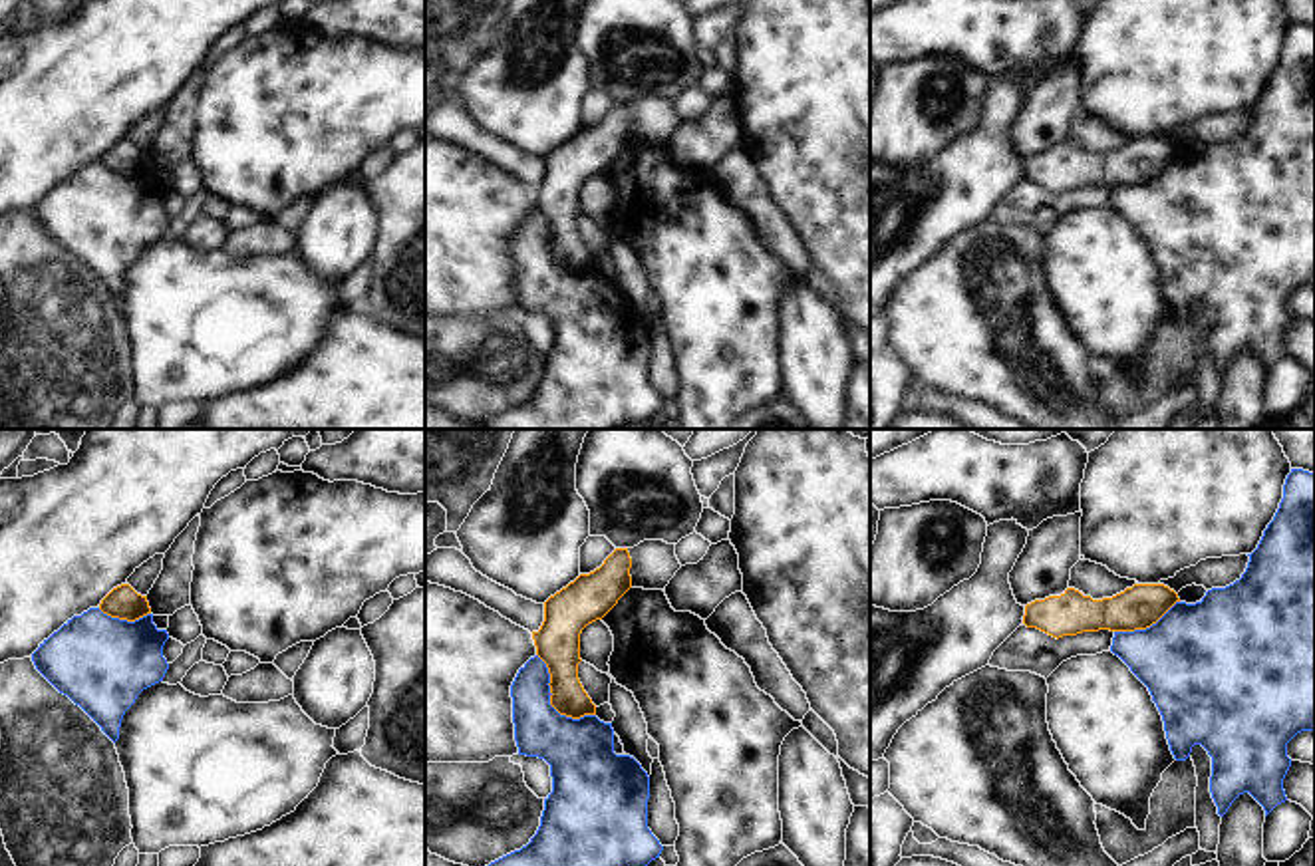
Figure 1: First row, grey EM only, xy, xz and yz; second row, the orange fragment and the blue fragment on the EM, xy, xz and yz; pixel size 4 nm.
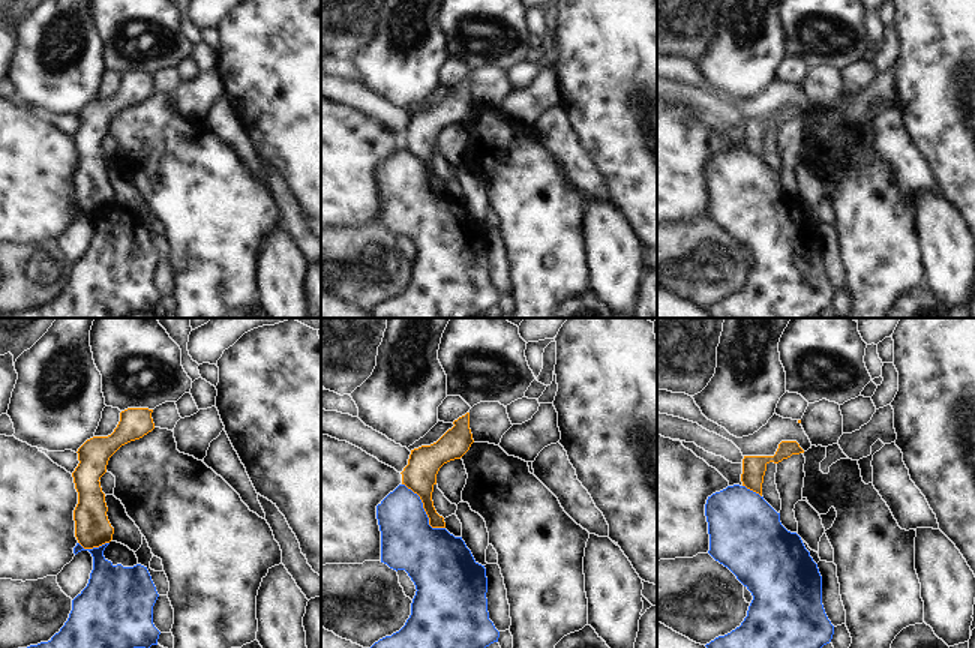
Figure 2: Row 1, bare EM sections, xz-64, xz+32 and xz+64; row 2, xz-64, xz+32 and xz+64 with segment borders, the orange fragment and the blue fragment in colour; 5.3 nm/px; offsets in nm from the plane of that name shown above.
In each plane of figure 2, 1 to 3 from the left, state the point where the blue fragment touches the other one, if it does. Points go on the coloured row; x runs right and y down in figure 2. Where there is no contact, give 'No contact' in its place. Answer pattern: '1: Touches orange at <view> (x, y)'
1: Touches orange at xz-64 (93, 546)
2: Touches orange at xz+32 (425, 510)
3: Touches orange at xz+64 (752, 489).

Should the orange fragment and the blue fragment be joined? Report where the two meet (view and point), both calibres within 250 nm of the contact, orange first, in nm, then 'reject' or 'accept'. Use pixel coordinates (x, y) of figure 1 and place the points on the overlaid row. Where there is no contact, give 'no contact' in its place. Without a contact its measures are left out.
xz (551, 702) | 180/280 nm | reject

